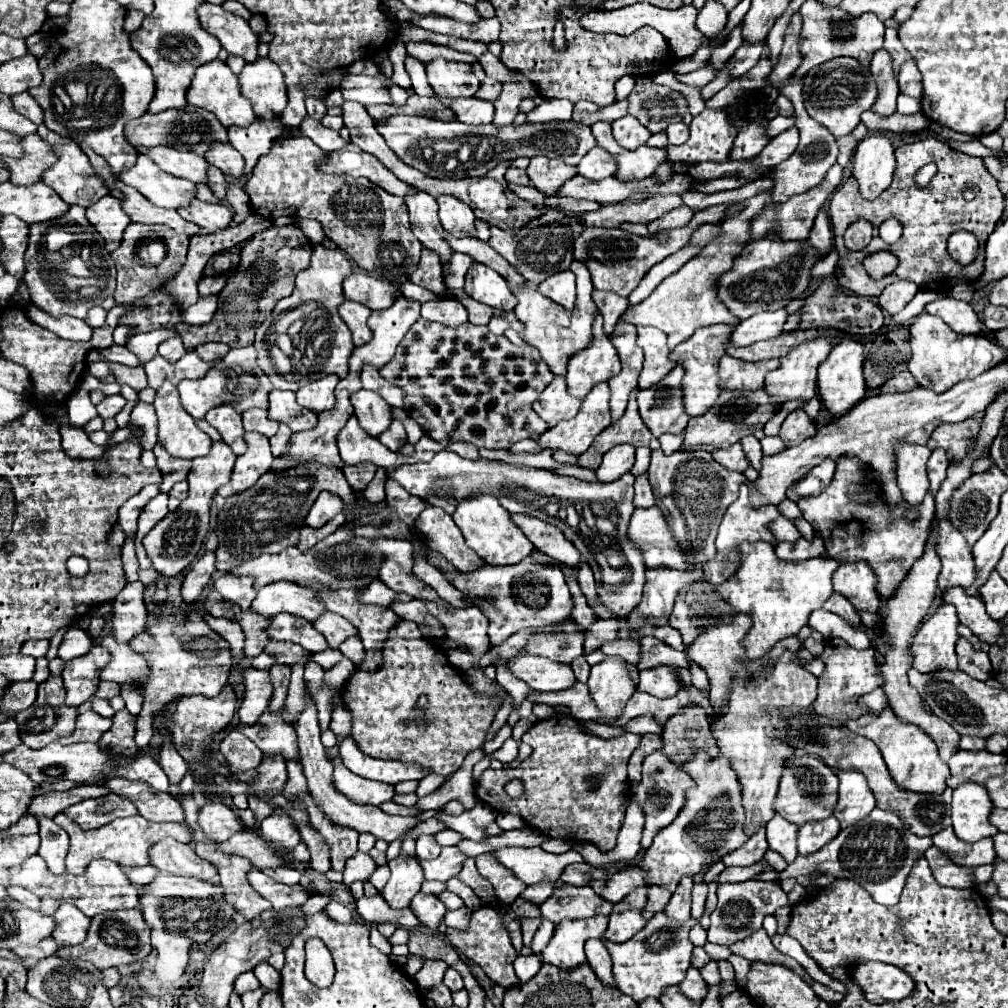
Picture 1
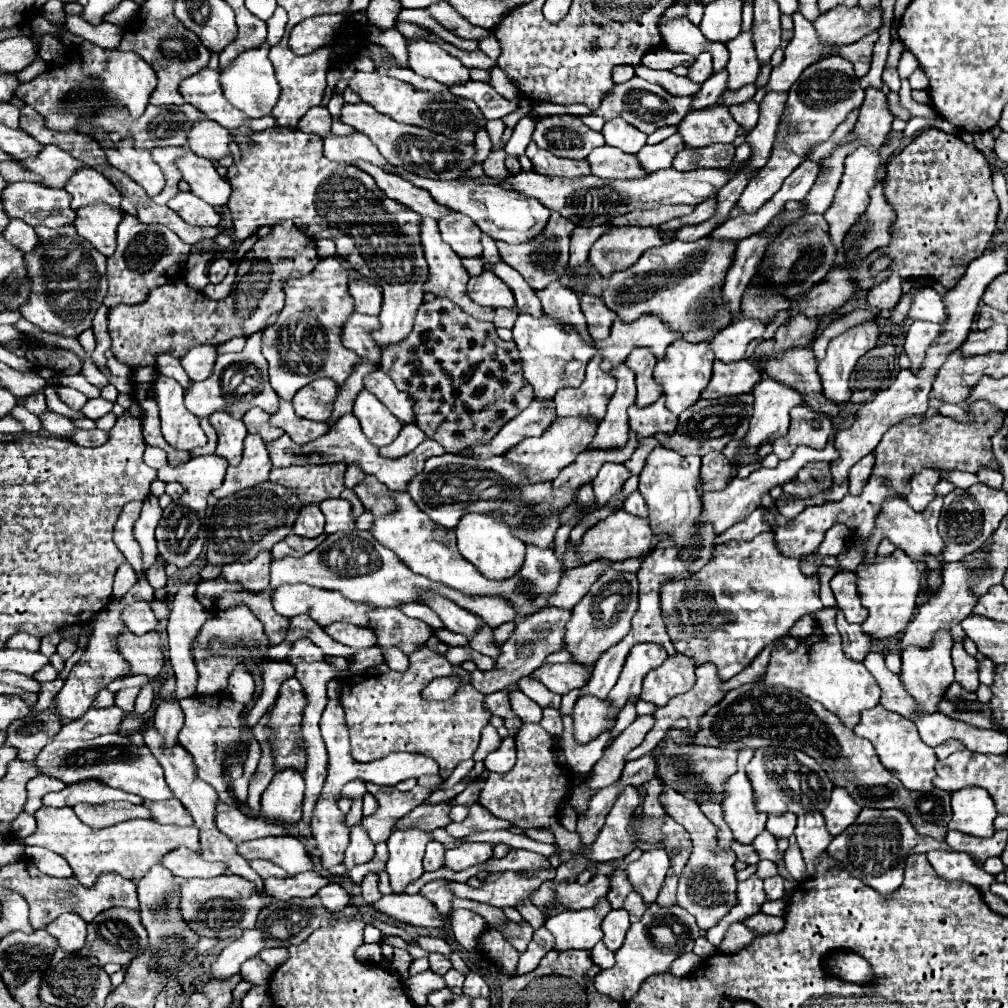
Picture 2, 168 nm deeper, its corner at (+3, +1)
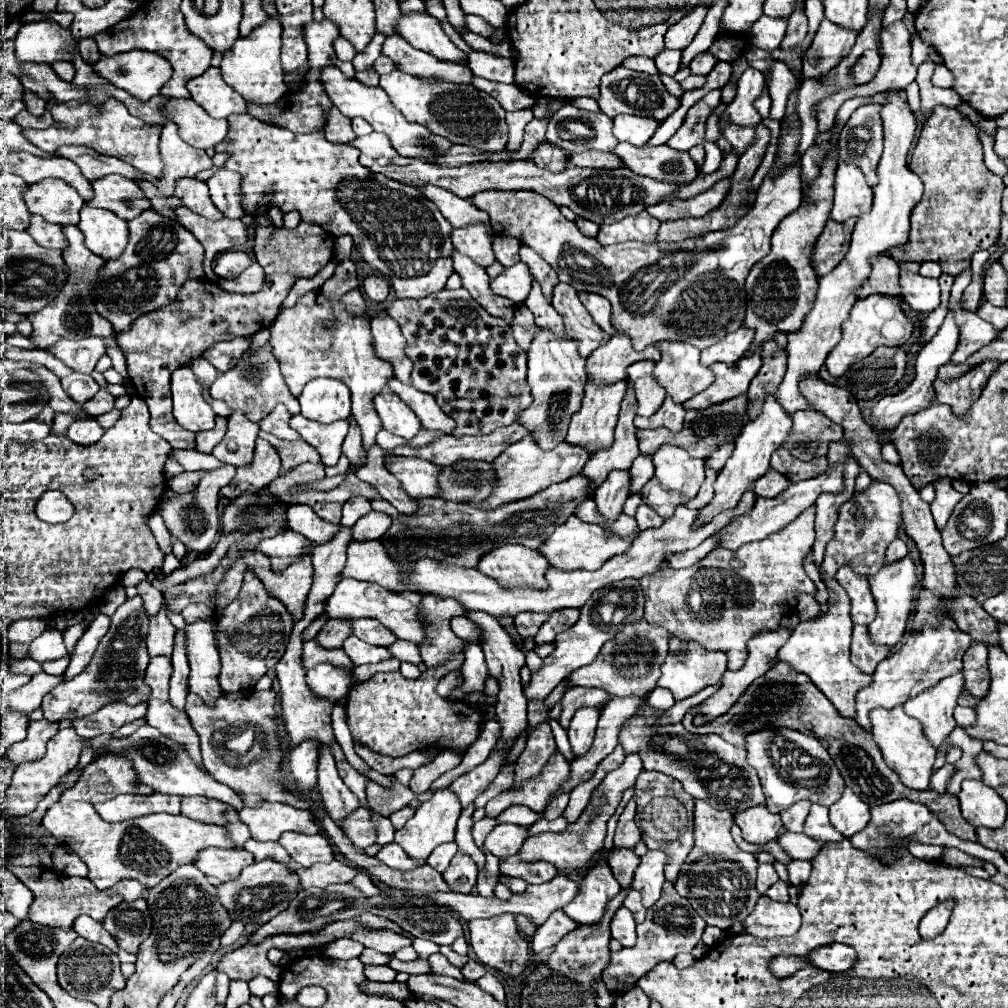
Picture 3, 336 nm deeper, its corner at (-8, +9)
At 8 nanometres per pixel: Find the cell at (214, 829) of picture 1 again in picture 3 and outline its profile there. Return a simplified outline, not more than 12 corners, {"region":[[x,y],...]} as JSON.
{"region":[[265,802],[239,812],[253,840],[319,834],[315,816]]}

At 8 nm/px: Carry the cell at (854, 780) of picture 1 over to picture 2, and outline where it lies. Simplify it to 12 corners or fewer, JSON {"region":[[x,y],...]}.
{"region":[[834,788],[822,810],[836,836],[858,818],[860,806],[844,788]]}

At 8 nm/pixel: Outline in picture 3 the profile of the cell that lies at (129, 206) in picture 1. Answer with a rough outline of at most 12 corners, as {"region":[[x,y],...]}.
{"region":[[185,206],[175,216],[203,244],[205,277],[217,283],[213,258],[249,238],[241,220],[211,222]]}

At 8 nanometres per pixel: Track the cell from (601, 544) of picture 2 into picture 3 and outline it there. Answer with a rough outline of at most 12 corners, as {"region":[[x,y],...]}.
{"region":[[569,516],[539,554],[557,570],[597,570],[621,538]]}

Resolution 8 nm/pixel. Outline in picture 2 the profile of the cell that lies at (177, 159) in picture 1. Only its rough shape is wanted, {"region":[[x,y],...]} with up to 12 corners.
{"region":[[188,150],[176,166],[190,190],[214,208],[228,202],[230,184],[210,160]]}

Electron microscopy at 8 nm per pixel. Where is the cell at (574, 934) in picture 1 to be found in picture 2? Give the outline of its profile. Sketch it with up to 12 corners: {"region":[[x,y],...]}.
{"region":[[610,904],[546,920],[554,950],[590,950]]}

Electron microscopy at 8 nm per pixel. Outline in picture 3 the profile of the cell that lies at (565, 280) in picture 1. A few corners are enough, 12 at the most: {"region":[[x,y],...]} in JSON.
{"region":[[569,284],[555,286],[551,304],[567,338],[589,358],[611,338],[593,322]]}

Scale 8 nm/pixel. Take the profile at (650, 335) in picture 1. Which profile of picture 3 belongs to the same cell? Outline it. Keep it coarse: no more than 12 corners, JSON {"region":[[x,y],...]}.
{"region":[[653,362],[627,368],[637,416],[655,414],[665,400],[653,380]]}

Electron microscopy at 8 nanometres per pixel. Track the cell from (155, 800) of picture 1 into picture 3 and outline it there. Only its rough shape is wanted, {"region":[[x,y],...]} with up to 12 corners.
{"region":[[189,796],[181,814],[199,822],[225,826],[227,804]]}

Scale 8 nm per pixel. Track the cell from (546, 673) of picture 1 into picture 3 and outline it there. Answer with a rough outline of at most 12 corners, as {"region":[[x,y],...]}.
{"region":[[641,618],[605,642],[575,686],[647,696],[669,632]]}

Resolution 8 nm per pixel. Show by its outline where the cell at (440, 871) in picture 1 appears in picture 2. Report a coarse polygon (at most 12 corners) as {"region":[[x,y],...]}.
{"region":[[492,844],[446,850],[444,868],[462,872],[492,858]]}

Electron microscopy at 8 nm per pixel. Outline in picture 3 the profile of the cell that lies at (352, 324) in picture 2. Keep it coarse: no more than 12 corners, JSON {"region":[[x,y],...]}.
{"region":[[387,316],[371,320],[377,356],[411,384],[413,362],[399,326]]}

